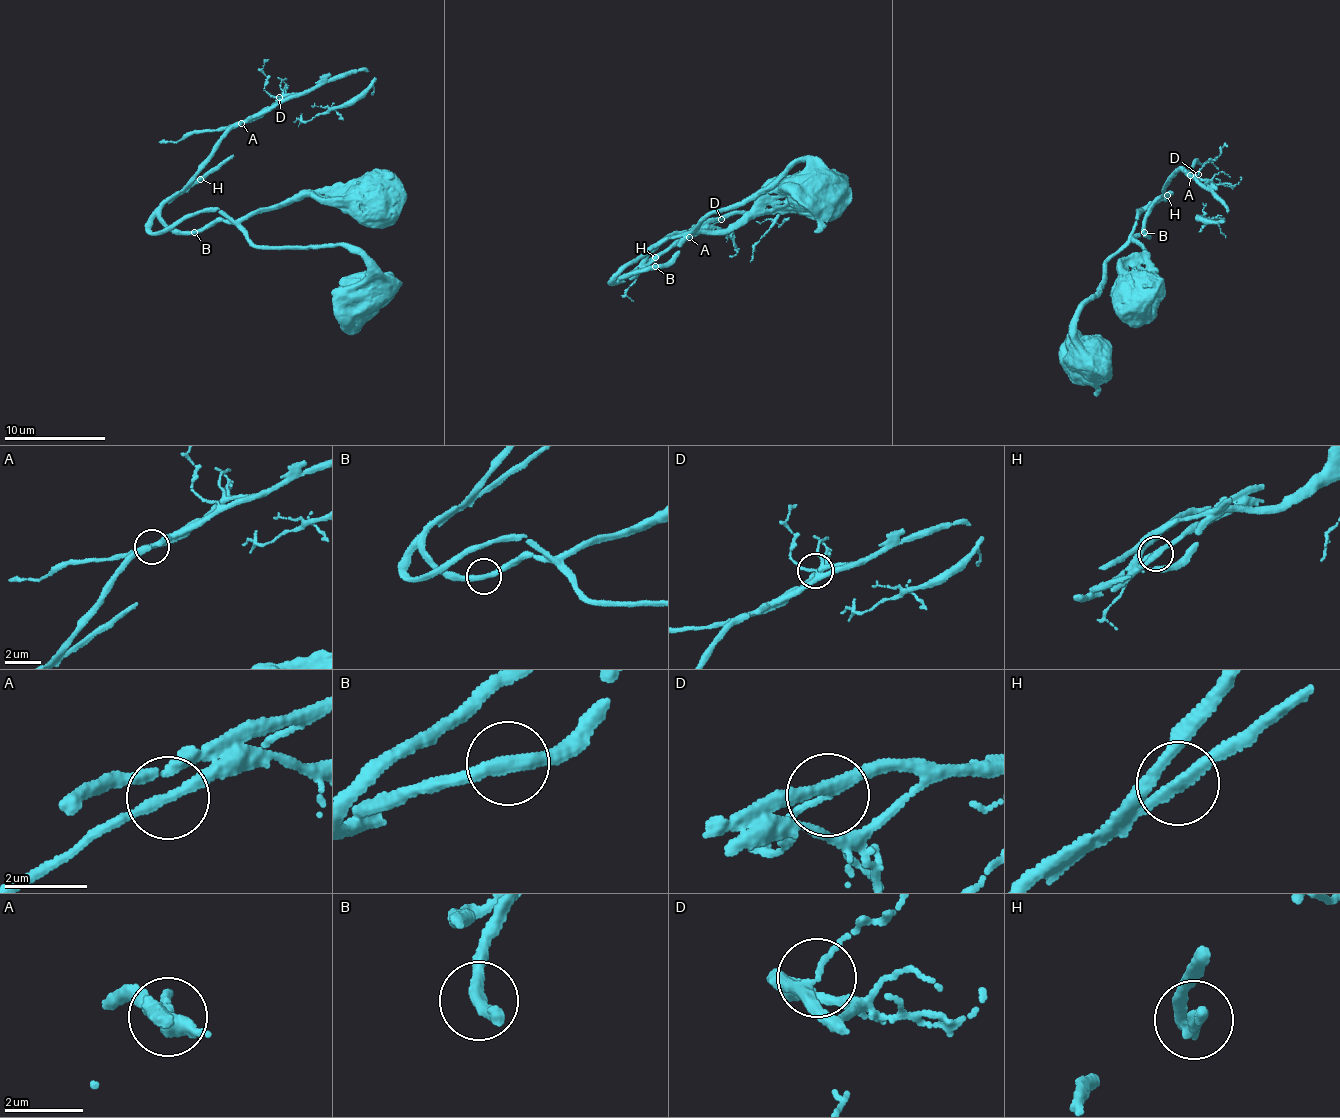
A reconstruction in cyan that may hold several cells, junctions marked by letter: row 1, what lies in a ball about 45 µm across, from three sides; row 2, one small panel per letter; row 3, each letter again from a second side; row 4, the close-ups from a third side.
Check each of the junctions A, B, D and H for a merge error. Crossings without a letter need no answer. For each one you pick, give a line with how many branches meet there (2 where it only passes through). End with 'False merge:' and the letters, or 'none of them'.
H: Branches: 2
False merge: H

